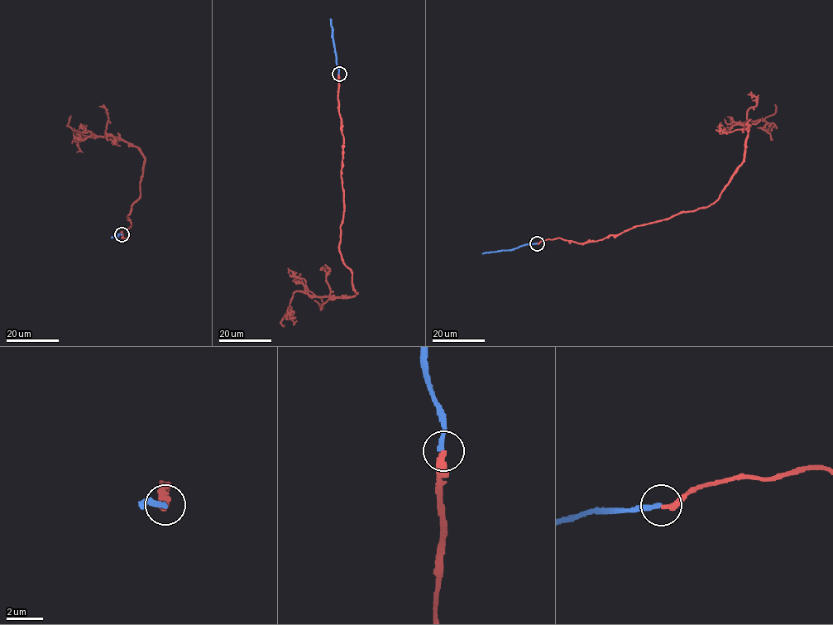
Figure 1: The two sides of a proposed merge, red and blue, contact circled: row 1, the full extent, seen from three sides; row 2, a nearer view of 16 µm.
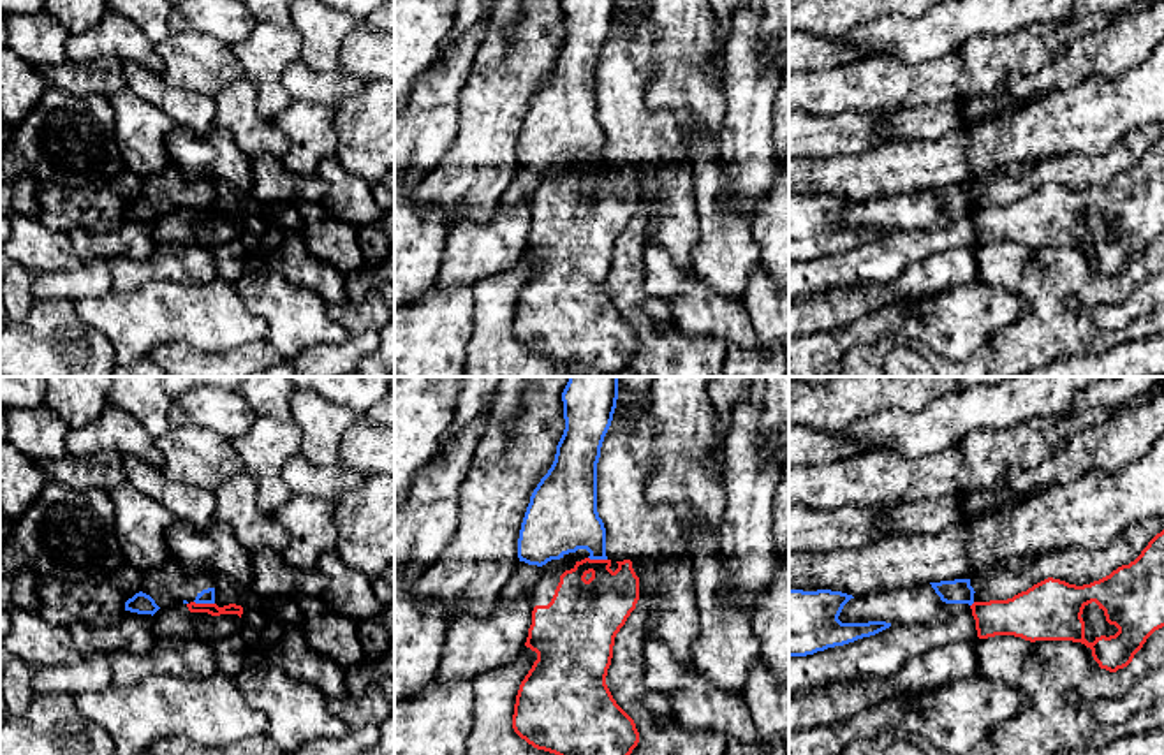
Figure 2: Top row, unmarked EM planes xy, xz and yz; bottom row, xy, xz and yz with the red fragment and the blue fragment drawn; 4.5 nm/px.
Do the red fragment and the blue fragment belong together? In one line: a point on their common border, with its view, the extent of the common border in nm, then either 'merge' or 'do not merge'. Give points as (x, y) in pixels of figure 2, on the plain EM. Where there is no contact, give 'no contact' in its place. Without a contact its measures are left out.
meets red in xy at (205, 210); contact 100 nm long; do not merge

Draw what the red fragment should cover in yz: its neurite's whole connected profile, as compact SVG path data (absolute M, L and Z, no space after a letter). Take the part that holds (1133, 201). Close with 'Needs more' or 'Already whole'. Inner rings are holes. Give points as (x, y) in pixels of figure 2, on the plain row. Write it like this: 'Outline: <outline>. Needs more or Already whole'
Outline: M1164 136L1157 139L1141 160L1109 181L1090 190L1076 192L1048 183L1027 197L1007 206L974 208L958 215L937 231L891 231L889 234L854 248L828 253L807 262L789 262L789 301L812 296L835 287L879 287L888 289L905 268L954 248L974 248L995 241L1014 241L1025 246L1072 246L1092 255L1101 275L1116 278L1127 273L1146 245L1164 232ZM1095 208L1104 216L1106 227L1115 231L1115 241L1085 245L1083 215Z. Needs more

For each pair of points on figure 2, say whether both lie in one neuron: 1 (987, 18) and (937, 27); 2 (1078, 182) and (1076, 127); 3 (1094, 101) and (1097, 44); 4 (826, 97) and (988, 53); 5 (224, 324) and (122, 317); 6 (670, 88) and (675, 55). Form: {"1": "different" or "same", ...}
{"1": "same", "2": "different", "3": "different", "4": "same", "5": "same", "6": "same"}

